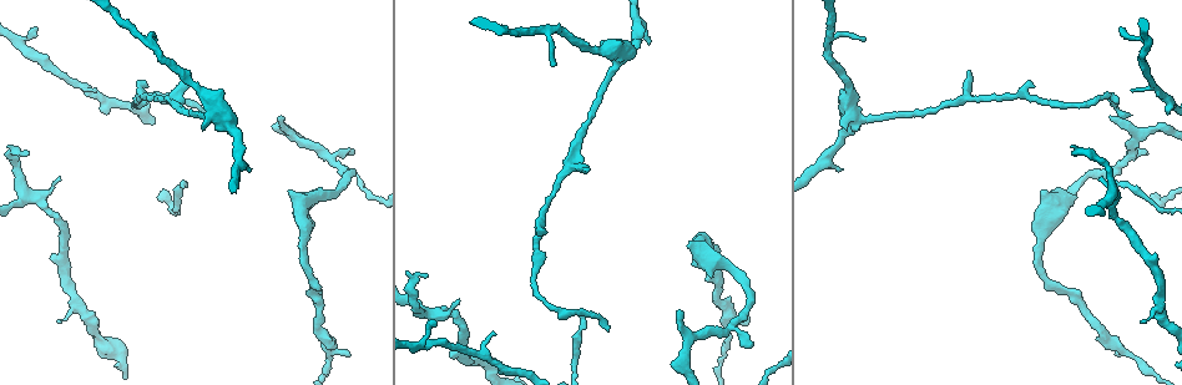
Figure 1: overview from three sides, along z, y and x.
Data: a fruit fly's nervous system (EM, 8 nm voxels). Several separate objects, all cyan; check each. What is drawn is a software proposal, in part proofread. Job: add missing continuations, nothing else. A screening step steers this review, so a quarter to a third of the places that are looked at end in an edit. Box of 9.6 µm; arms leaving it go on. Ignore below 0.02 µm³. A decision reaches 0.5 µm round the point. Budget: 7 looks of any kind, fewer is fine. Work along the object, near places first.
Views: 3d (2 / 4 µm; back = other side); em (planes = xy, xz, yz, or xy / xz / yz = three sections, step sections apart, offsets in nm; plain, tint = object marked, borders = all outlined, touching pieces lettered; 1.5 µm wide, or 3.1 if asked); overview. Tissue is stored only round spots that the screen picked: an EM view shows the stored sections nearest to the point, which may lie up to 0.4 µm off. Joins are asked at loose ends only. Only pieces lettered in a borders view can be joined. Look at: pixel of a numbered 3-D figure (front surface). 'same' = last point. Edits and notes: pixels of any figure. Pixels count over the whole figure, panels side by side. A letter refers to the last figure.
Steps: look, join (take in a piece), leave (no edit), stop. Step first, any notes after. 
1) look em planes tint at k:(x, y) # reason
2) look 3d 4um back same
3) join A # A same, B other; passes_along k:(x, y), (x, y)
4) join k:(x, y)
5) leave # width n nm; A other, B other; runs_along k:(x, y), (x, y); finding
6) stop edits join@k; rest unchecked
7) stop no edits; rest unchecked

look 3d 4um at 1:(554, 65) # thin end

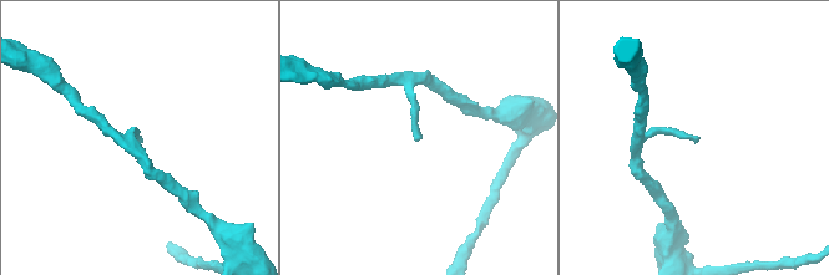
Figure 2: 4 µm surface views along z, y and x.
look em xy step 8 tint at 2:(696, 139)

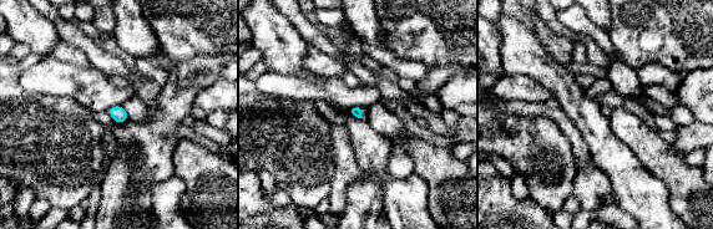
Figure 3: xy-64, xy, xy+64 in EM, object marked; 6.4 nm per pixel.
look em planes borders same # cut it another way

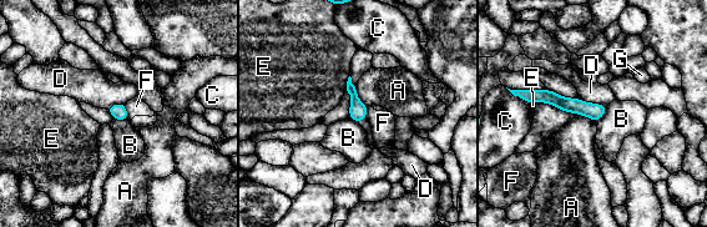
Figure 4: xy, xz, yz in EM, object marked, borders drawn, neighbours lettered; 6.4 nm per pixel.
join G # A other, B other, C other, D other, E other, F other, G same; passes_along 4:(358, 111), (362, 119), (364, 124); it goes on there

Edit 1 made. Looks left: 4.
look em planes borders at 1:(678, 310) # an open end

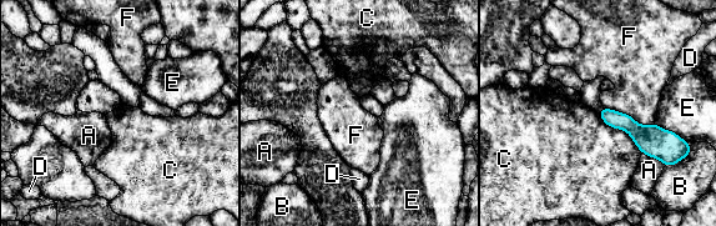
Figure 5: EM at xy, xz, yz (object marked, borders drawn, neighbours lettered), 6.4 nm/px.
leave # A other, B other, C other, D other, E other, F other; border 5:(598, 114), (641, 152); no lettered piece goes on from it

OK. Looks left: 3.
look em planes borders at 1:(1117, 353) # an open end

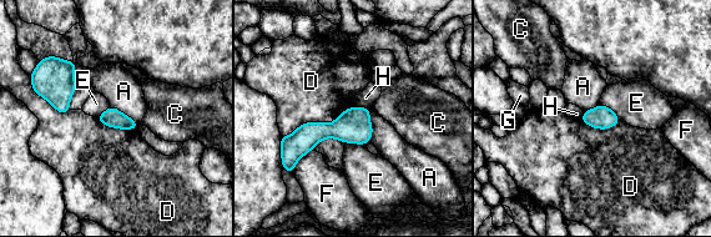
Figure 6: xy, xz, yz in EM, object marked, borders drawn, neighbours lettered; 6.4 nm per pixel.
leave # A other, C other, D other, E other, F other, G other, H other; no lettered piece goes on from it

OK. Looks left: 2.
stop edits join@4; rest unchecked

